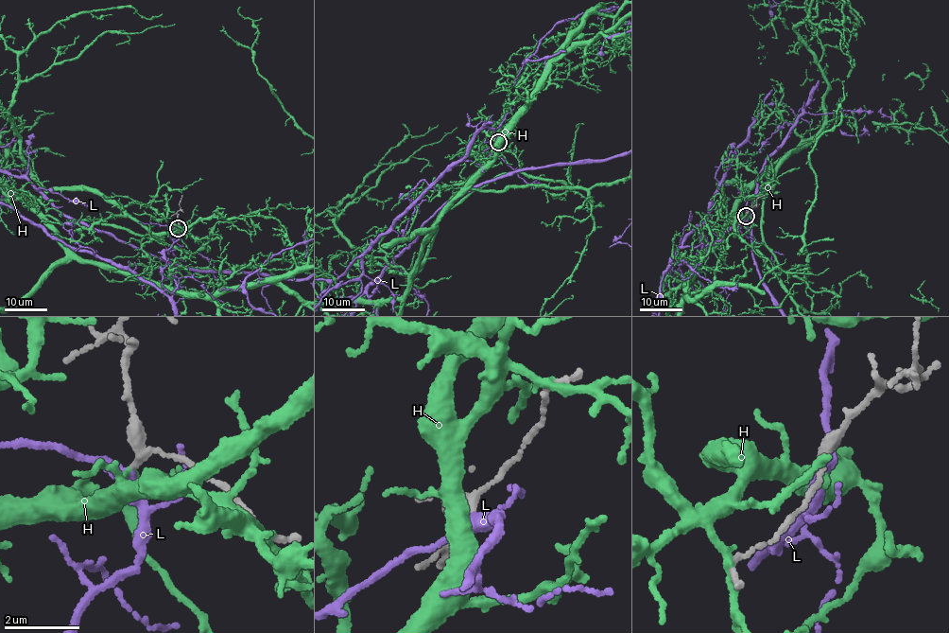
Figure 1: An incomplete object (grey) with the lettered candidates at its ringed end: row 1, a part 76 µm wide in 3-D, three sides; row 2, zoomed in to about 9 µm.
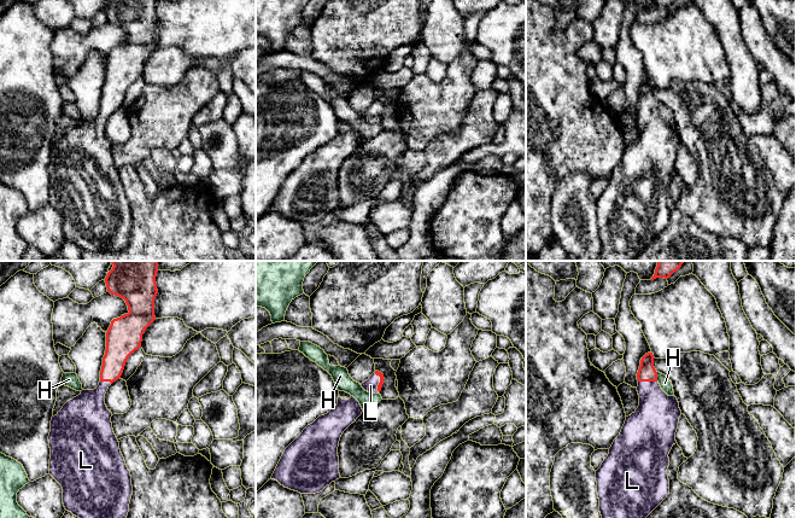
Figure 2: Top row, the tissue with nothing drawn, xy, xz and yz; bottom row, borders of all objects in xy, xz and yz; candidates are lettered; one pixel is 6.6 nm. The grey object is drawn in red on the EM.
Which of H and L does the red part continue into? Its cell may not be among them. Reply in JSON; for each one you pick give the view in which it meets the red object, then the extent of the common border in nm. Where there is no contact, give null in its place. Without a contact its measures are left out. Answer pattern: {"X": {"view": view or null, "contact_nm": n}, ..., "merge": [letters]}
{"L": {"view": "xz", "contact_nm": 140}, "merge": ["L"]}

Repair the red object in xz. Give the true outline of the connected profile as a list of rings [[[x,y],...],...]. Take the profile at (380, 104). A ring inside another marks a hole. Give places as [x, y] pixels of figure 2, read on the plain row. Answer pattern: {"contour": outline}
{"contour": [[[375,100],[368,110],[365,110],[364,112],[362,112],[362,117],[371,123],[377,123],[381,121],[382,114],[384,114],[384,104],[379,100]]]}

